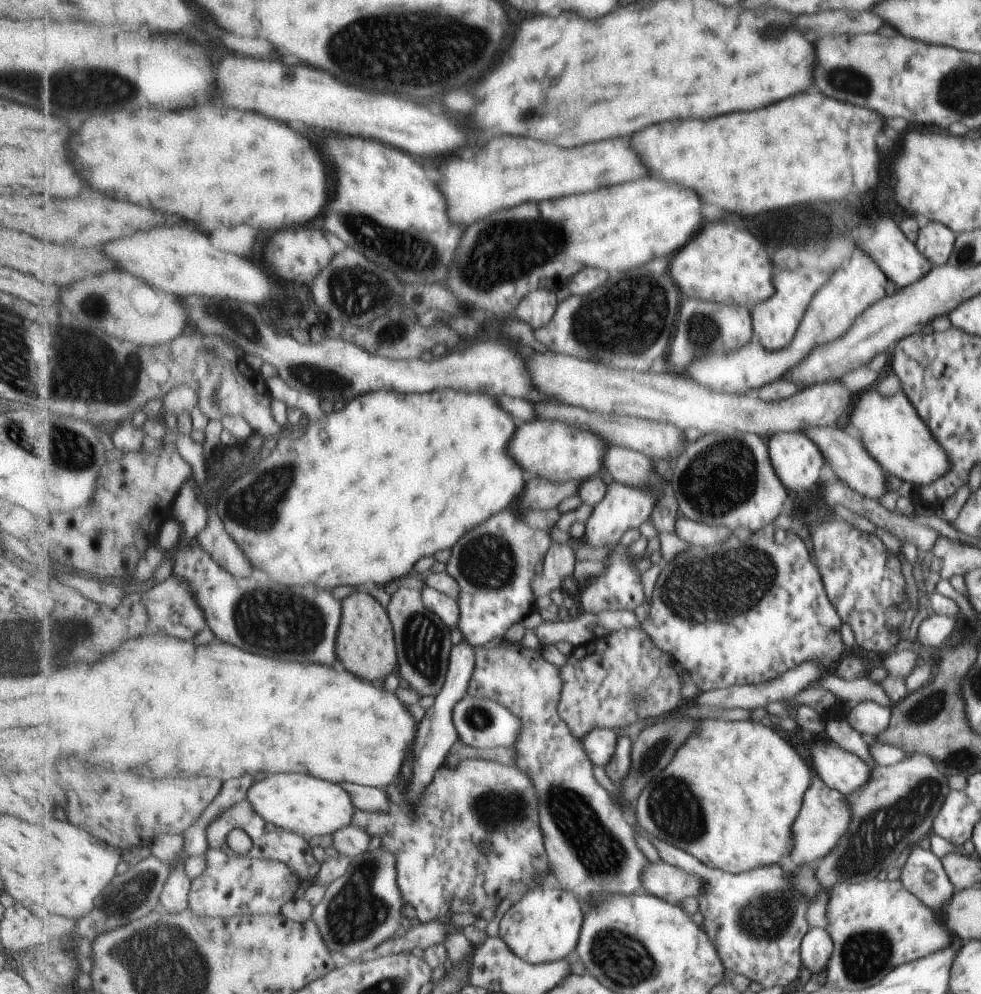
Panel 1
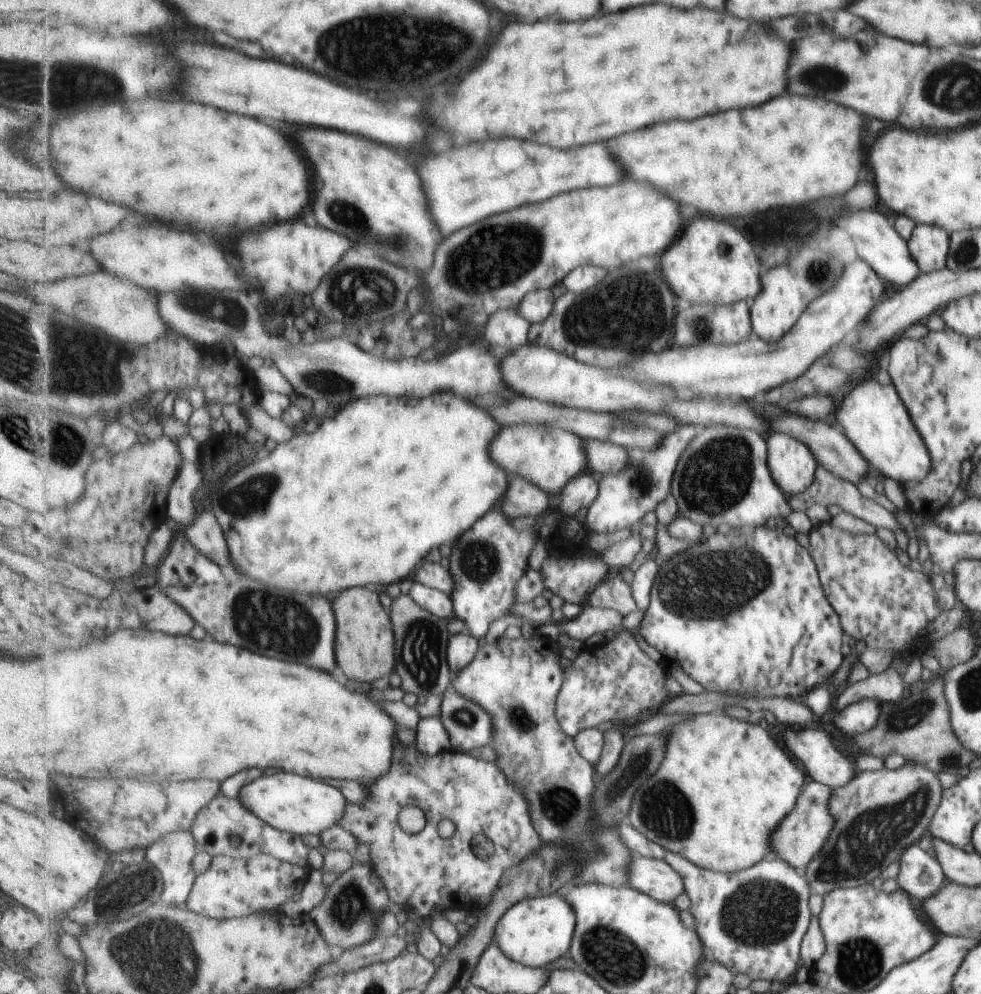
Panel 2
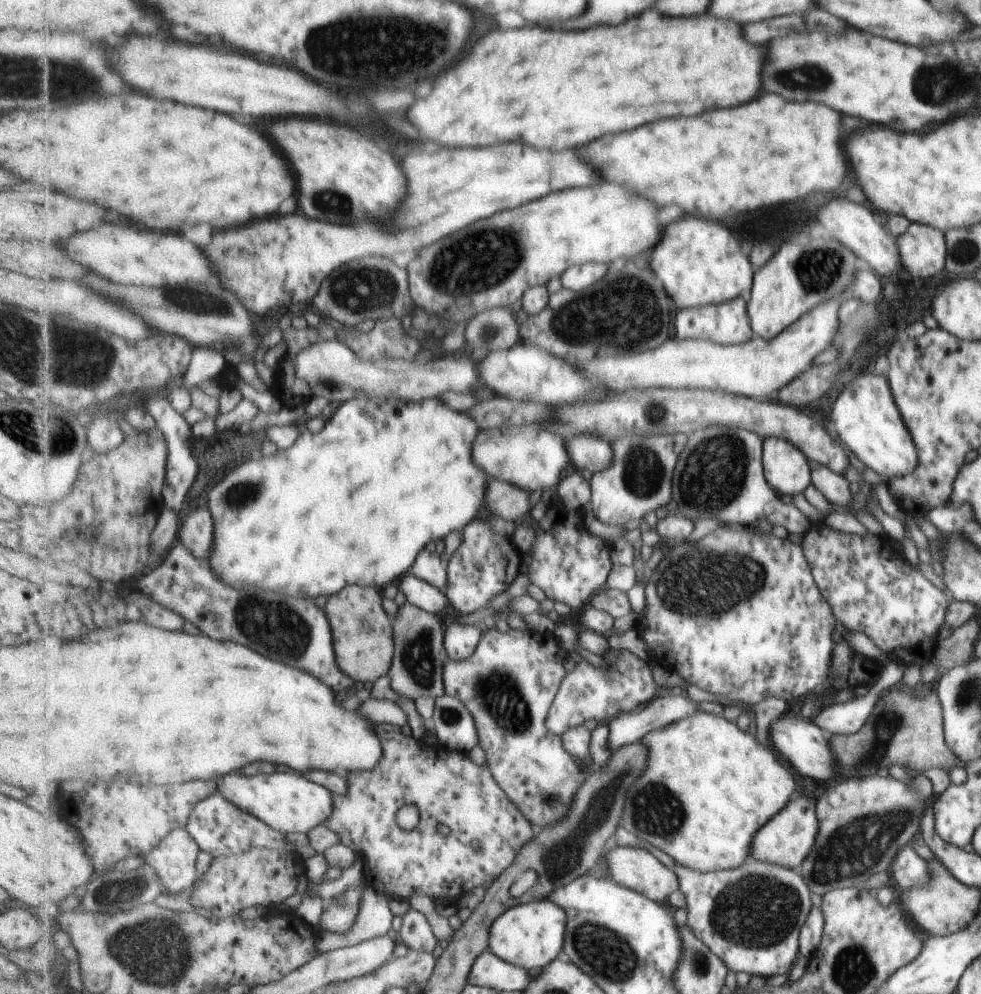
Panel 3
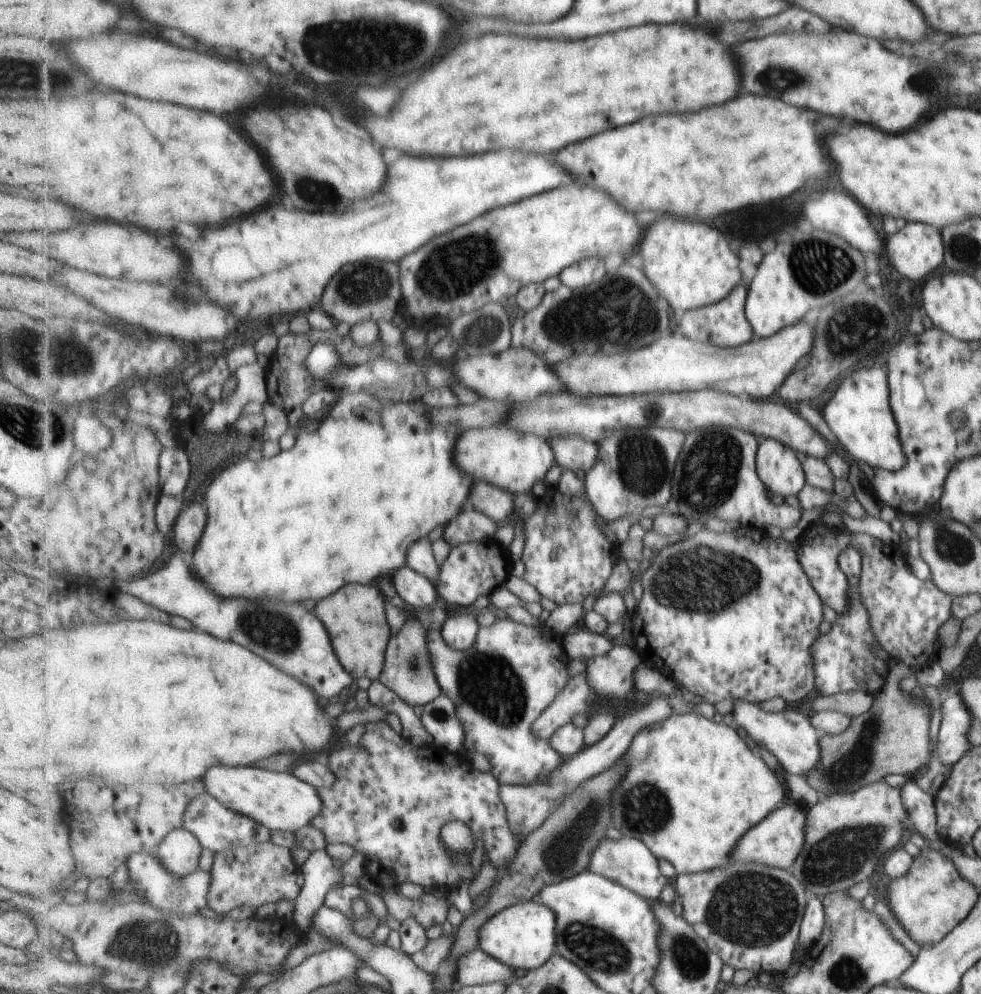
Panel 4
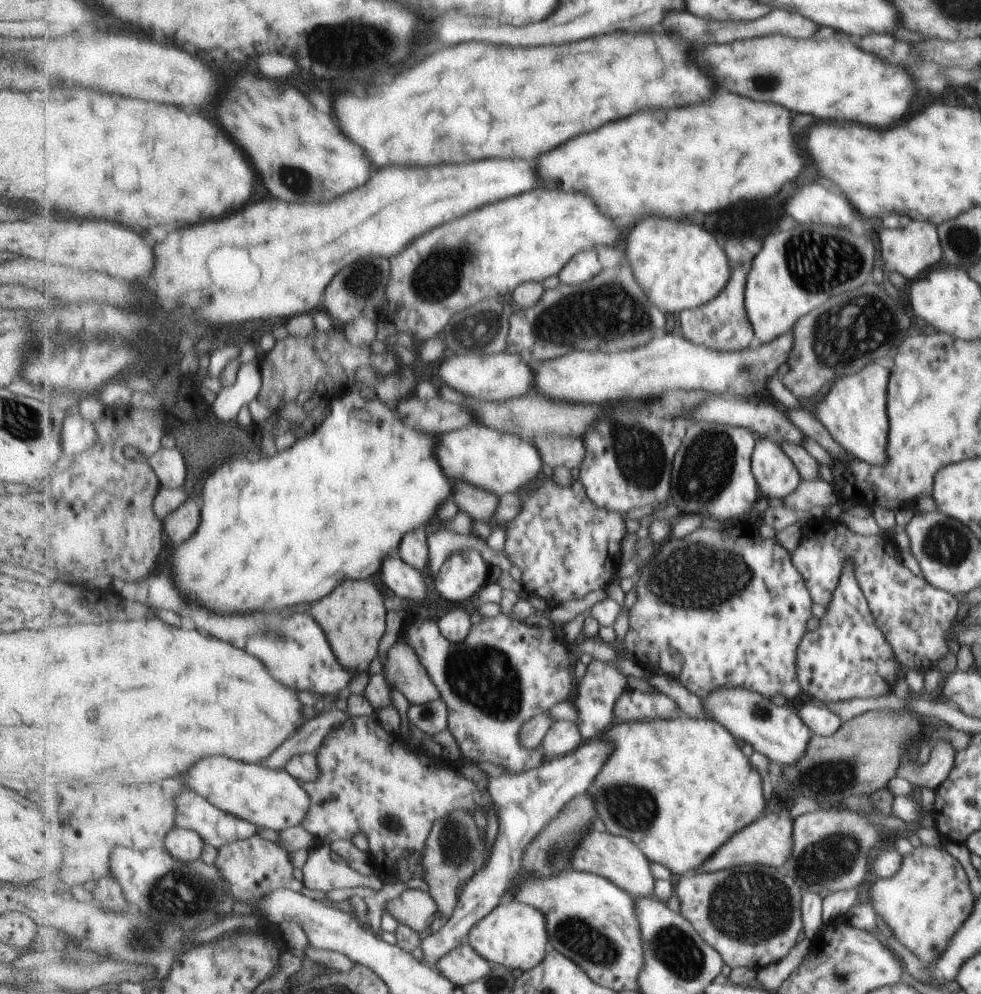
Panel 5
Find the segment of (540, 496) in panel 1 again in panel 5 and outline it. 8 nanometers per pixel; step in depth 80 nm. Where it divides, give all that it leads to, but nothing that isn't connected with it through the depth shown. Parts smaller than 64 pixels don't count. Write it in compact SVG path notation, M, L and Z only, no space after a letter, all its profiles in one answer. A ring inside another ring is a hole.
M462 480L453 484L453 498L460 510L468 514L473 521L482 520L488 523L499 504L498 496L492 492L487 492Z

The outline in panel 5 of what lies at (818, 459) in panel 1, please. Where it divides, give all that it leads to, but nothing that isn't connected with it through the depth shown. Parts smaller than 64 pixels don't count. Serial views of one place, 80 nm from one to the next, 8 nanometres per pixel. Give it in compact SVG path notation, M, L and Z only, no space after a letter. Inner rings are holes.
M758 437L751 454L752 475L765 498L784 498L800 484L800 473L779 444Z

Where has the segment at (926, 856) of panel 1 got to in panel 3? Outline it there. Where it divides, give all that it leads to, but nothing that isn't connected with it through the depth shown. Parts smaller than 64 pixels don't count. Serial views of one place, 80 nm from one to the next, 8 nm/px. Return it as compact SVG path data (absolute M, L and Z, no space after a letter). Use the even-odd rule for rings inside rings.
M905 845L888 868L891 883L899 889L924 885L929 878L926 862L919 858L911 846Z

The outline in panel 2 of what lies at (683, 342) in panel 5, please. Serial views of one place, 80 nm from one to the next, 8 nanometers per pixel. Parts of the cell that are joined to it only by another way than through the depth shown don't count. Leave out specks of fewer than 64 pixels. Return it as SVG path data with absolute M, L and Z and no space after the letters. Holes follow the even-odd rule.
M857 258L855 261L845 264L844 270L841 271L833 288L813 299L805 307L803 314L800 315L793 328L783 338L775 342L765 342L753 334L739 344L722 345L706 342L705 344L694 344L685 348L673 344L669 348L665 348L664 351L654 352L652 355L643 355L641 360L635 359L625 363L621 368L615 368L612 373L614 372L615 375L621 374L621 376L638 383L649 382L653 385L668 385L674 387L675 390L709 395L710 397L757 399L767 391L771 391L772 388L779 387L780 384L788 383L790 380L803 375L809 367L821 361L830 349L839 344L839 340L847 332L851 332L853 328L858 328L872 308L879 303L879 296L883 294L884 283L883 278L873 268L865 264L865 261Z

